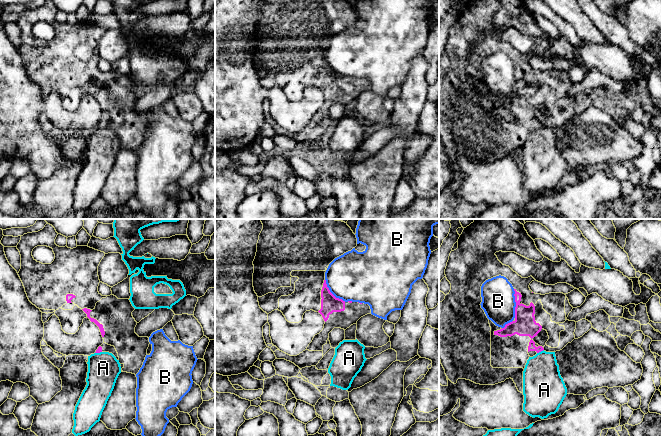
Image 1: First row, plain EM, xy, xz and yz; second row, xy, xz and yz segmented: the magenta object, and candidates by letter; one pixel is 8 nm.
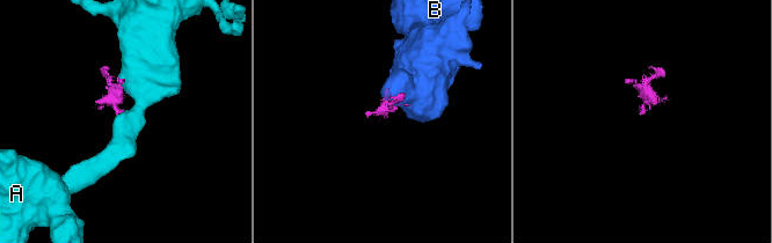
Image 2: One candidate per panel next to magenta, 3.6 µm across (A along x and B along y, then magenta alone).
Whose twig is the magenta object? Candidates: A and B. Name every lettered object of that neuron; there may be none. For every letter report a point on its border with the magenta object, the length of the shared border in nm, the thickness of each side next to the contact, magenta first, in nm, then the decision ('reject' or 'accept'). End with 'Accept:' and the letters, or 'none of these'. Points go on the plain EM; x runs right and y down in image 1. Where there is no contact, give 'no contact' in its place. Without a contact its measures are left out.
A: yz (540, 127) | 70 nm | 180/320 nm | reject
B: yz (516, 79) | 240 nm | 180/280 nm | reject
Accept: none of these

